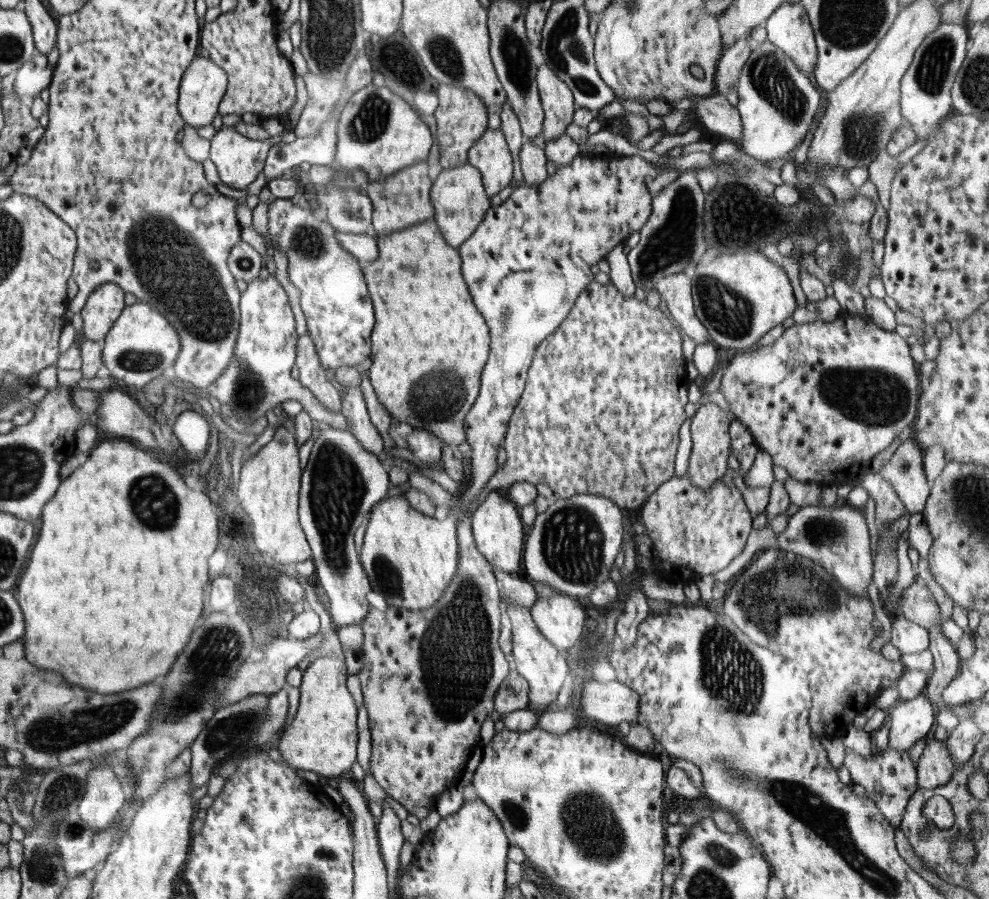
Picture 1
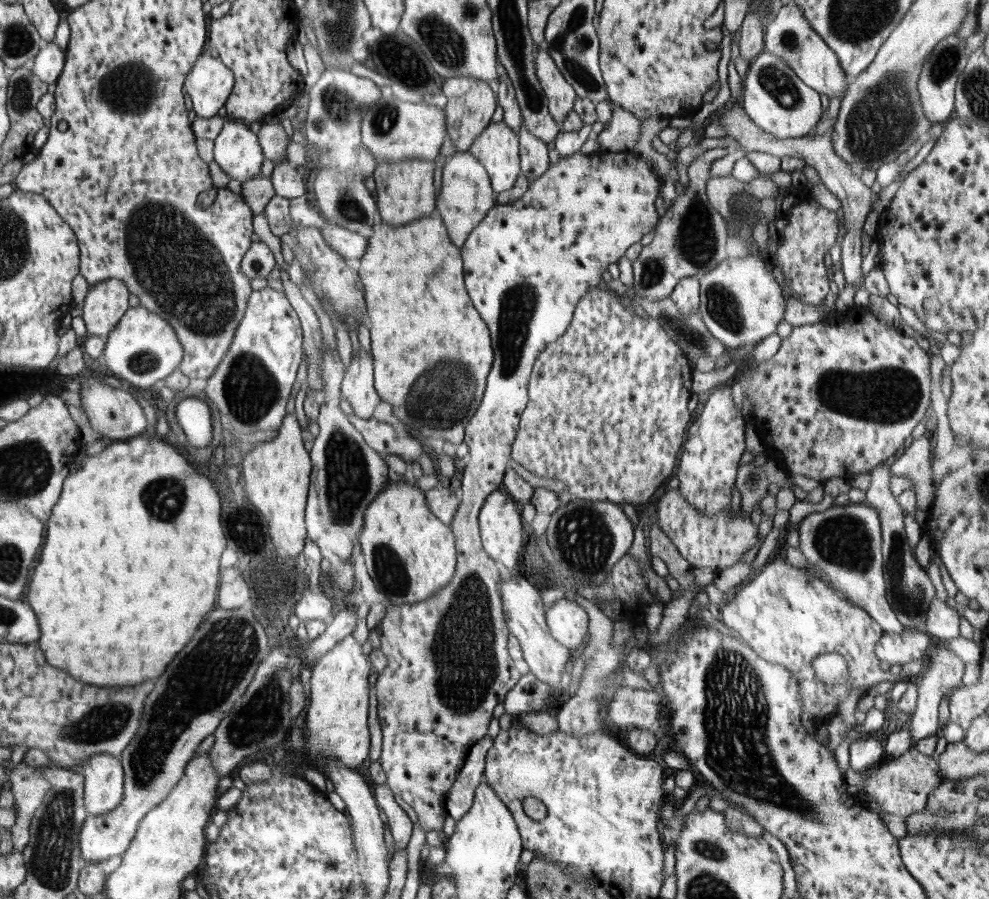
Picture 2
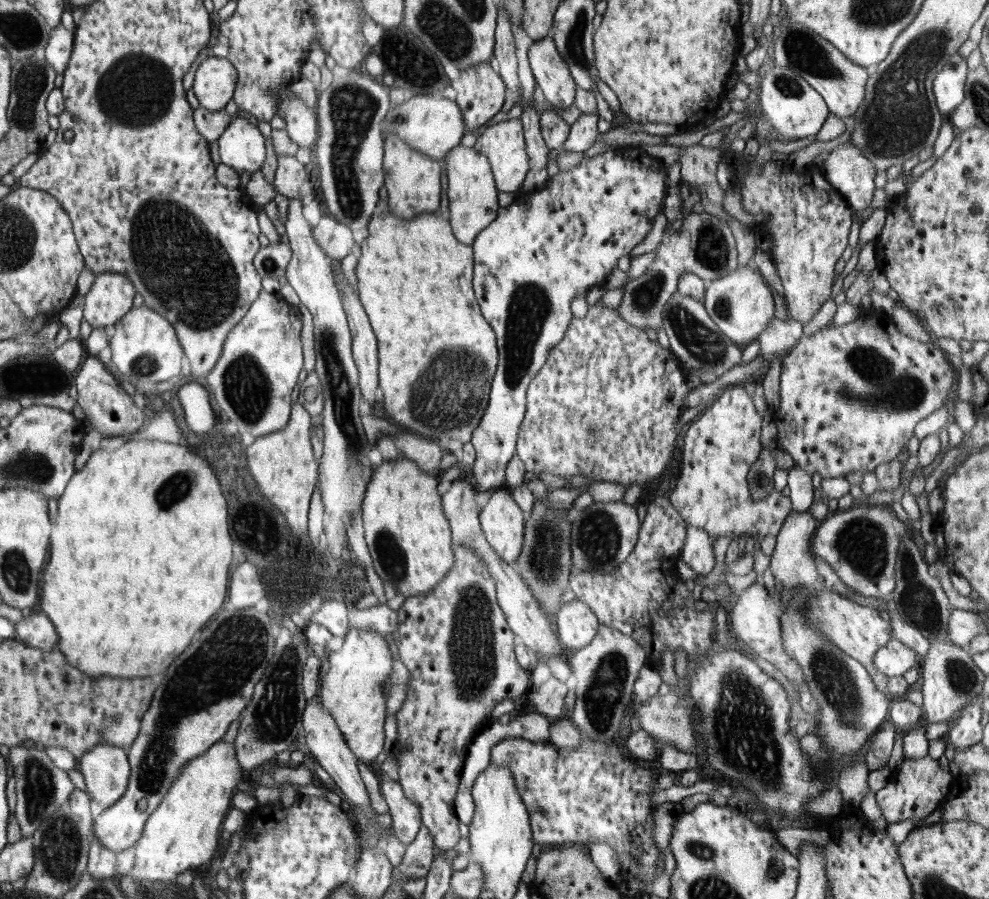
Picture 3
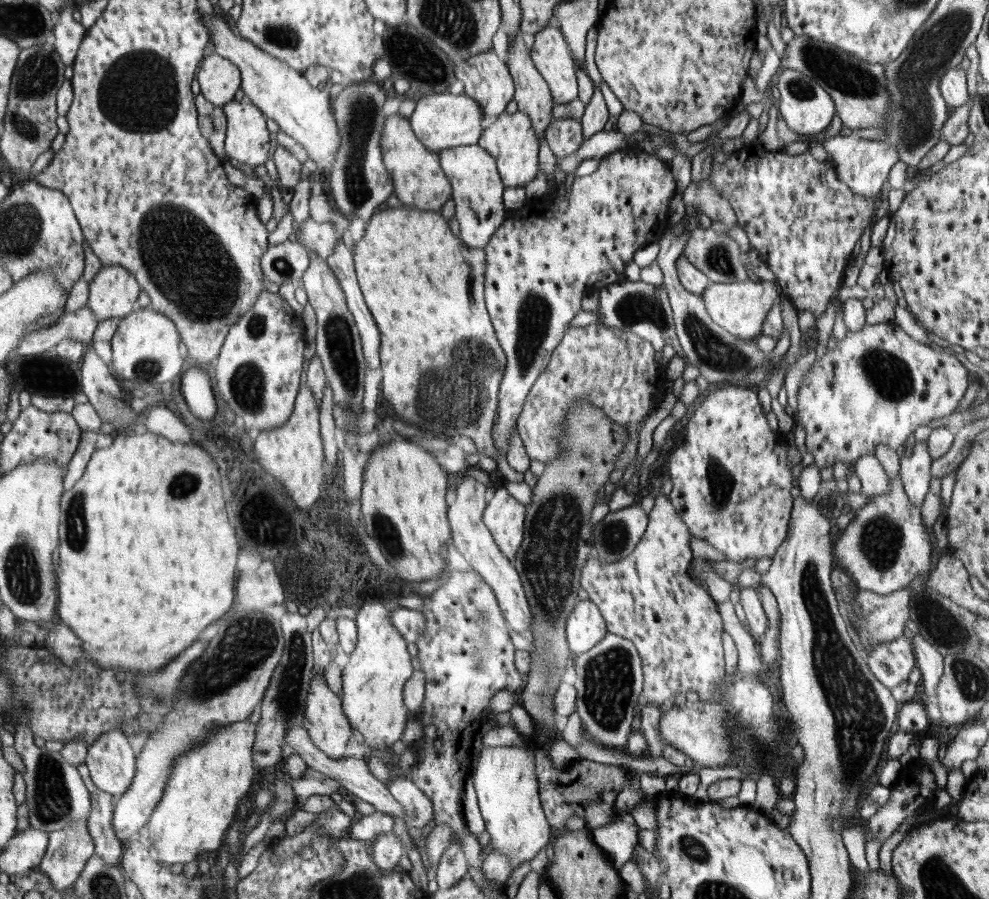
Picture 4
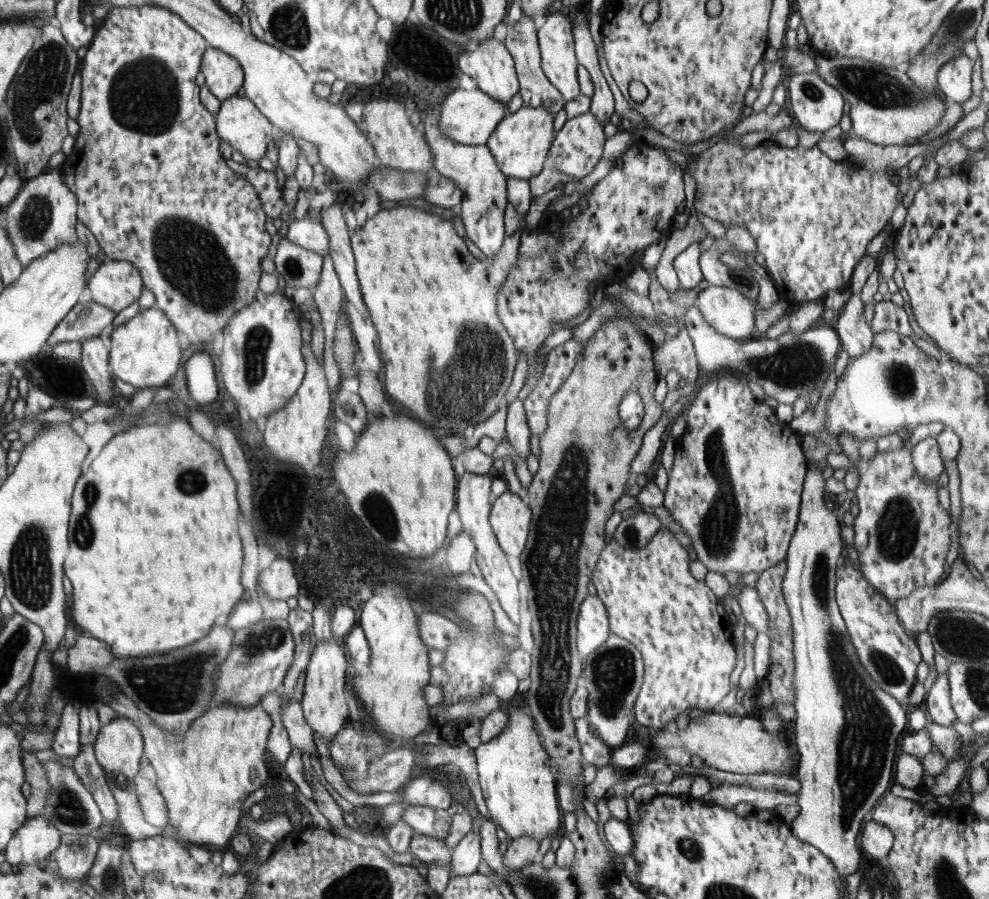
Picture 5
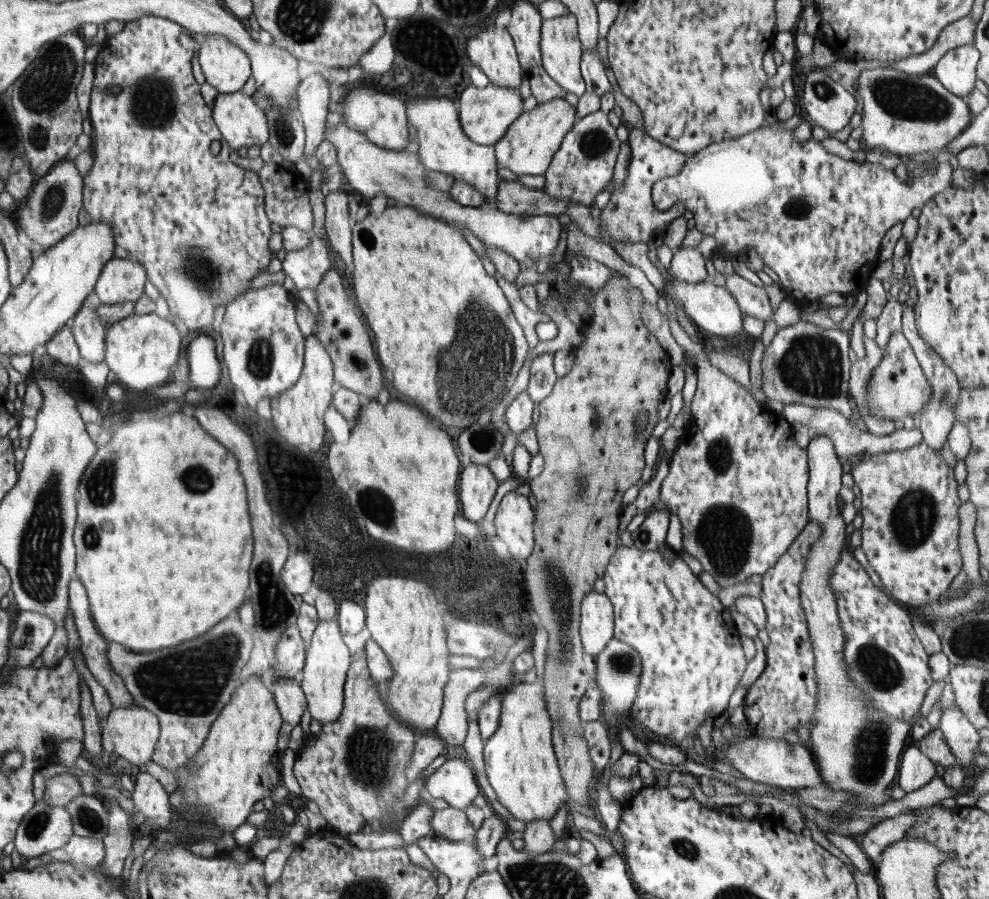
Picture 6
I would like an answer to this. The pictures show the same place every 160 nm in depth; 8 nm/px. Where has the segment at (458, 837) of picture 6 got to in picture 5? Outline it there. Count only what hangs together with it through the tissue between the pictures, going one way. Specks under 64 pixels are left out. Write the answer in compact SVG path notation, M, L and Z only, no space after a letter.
M408 806L402 816L416 834L447 838L453 823L453 816L447 810L428 808L428 806Z

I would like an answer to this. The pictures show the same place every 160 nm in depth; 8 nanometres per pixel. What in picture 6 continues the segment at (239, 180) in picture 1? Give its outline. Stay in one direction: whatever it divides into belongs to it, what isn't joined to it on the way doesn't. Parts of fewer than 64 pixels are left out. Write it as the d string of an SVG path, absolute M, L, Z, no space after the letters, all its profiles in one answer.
M242 90L216 97L213 120L222 136L235 150L242 146L262 146L268 140L268 121L264 112Z

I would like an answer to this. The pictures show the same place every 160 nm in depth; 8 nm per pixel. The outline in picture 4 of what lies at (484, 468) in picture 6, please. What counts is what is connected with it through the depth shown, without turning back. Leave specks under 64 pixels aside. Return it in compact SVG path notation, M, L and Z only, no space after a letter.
M474 477L455 479L456 500L447 510L449 525L452 530L454 544L467 562L484 579L484 582L494 591L497 603L502 609L505 622L510 630L523 636L531 635L533 630L533 616L525 595L519 572L509 559L495 544L492 533L483 521L483 512L486 508L487 488Z

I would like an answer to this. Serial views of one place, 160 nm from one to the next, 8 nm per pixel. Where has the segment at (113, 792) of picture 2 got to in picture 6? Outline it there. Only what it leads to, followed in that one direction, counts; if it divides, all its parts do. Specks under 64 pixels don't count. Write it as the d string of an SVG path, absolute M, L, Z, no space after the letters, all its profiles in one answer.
M134 702L134 706L130 708L113 708L107 714L106 720L101 730L101 741L102 748L108 752L108 756L118 754L120 758L130 762L130 772L136 771L148 760L153 760L161 735L160 717L157 713L150 712L150 709Z

